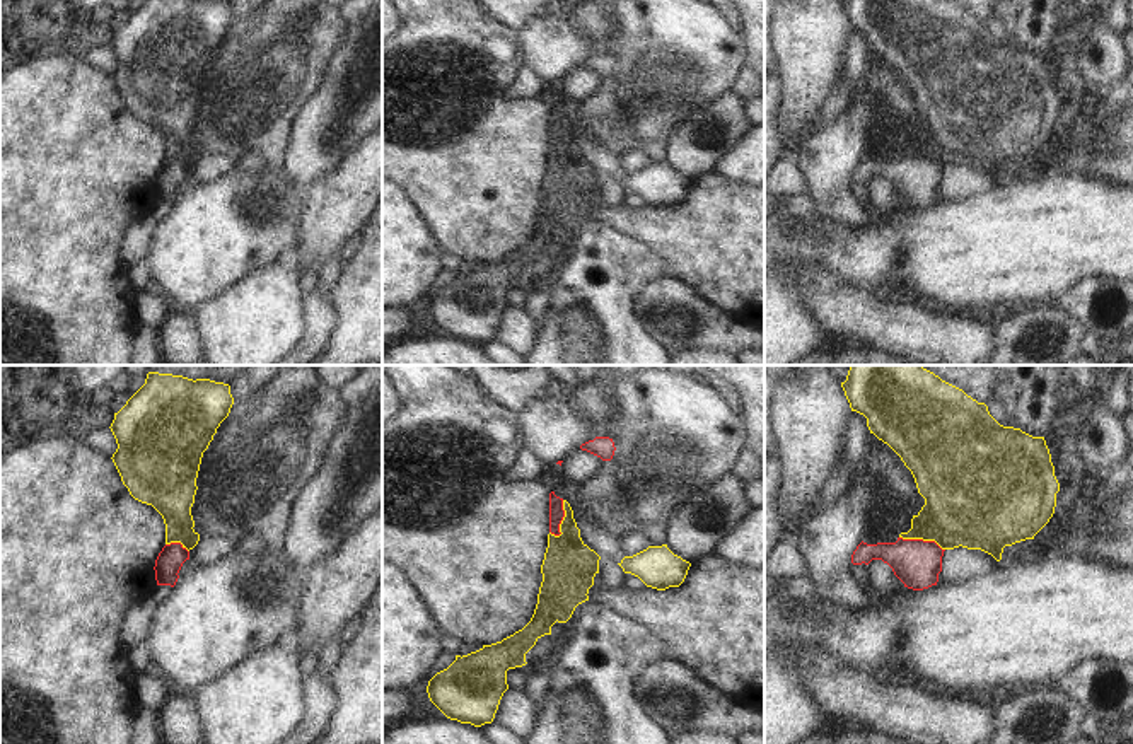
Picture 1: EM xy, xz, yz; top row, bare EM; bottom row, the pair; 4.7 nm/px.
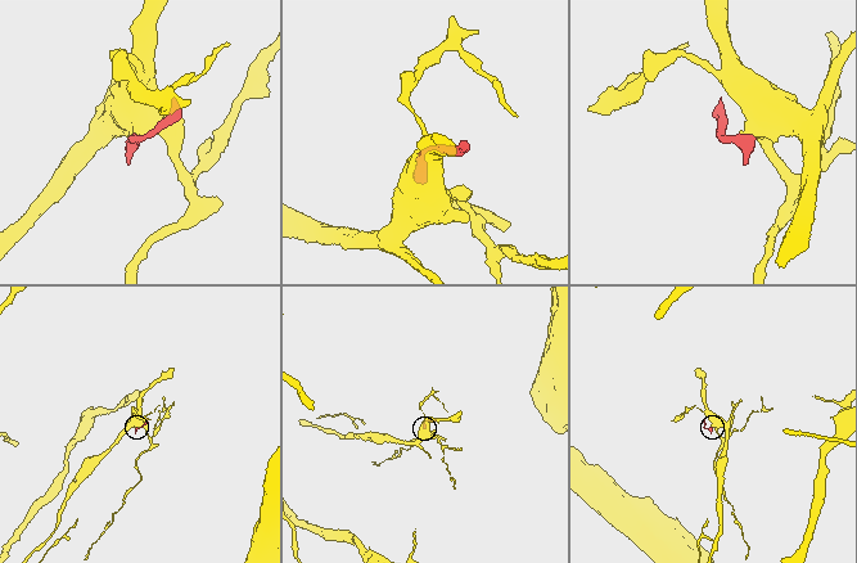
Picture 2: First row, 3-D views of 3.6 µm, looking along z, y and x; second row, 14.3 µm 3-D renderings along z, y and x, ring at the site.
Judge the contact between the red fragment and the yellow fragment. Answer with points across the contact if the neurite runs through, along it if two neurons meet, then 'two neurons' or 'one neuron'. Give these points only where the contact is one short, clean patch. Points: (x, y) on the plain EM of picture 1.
border yz (900, 154), (935, 159), (944, 168); two neurons

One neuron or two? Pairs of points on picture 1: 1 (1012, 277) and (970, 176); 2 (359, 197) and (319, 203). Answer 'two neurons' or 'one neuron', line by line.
1: two neurons
2: one neuron

